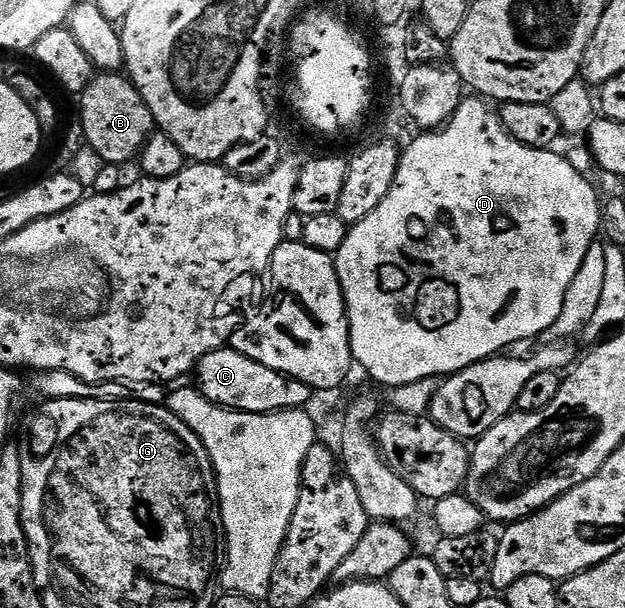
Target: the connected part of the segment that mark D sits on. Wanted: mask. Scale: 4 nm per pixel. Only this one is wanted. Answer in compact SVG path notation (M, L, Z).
M466 97L444 126L432 132L418 133L418 138L401 150L401 162L387 196L383 196L381 203L367 217L350 226L347 240L343 240L337 249L337 275L345 297L345 311L349 314L349 343L353 349L353 361L381 386L410 386L424 378L437 380L442 376L458 374L463 368L484 358L508 351L505 349L516 342L537 338L544 330L545 333L552 331L559 312L563 312L563 300L567 296L567 288L571 288L571 280L575 280L575 272L579 272L591 244L598 241L603 202L597 199L596 188L563 155L556 154L556 149L533 150L515 140L501 122L500 113L492 108L488 101L480 97Z

